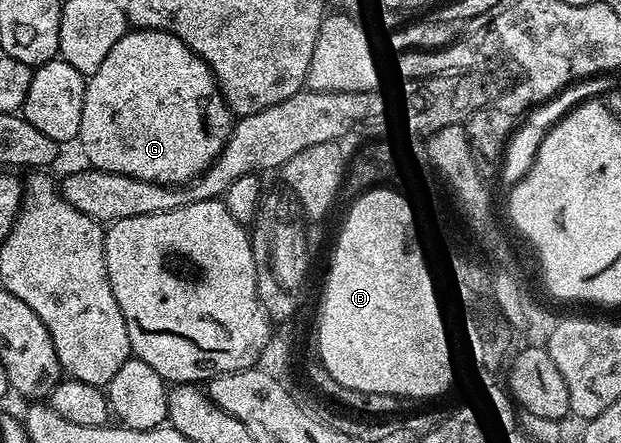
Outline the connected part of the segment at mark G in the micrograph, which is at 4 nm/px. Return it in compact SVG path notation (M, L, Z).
M131 28L108 51L104 63L96 67L94 73L89 74L86 90L84 91L84 103L80 115L80 131L76 138L77 144L82 144L82 153L87 157L89 164L95 169L103 169L116 175L128 175L132 179L142 179L148 183L157 185L182 185L191 181L196 175L200 175L214 161L218 152L226 143L226 134L232 124L232 114L226 107L222 94L215 82L213 73L202 60L187 47L179 37L171 33L164 33L156 29Z

